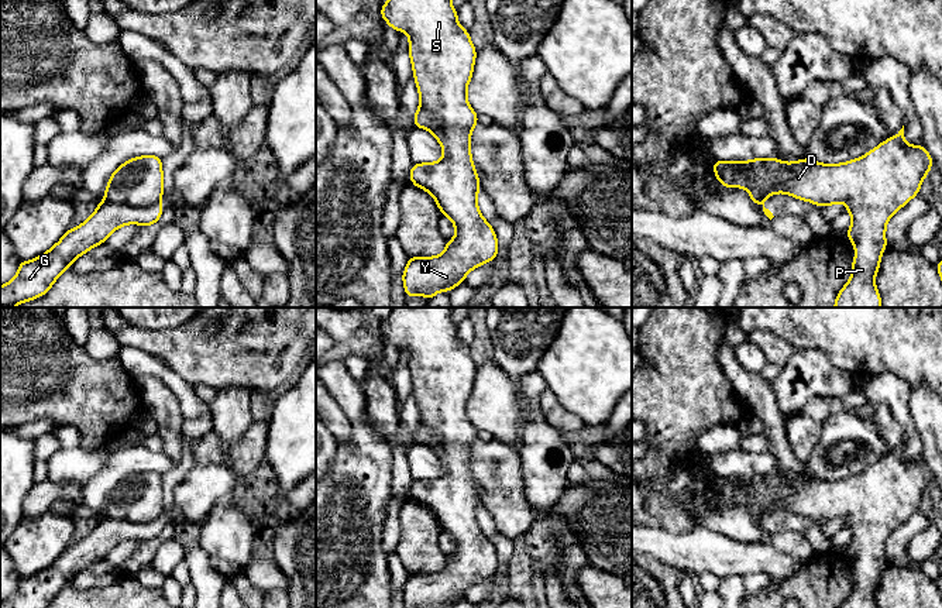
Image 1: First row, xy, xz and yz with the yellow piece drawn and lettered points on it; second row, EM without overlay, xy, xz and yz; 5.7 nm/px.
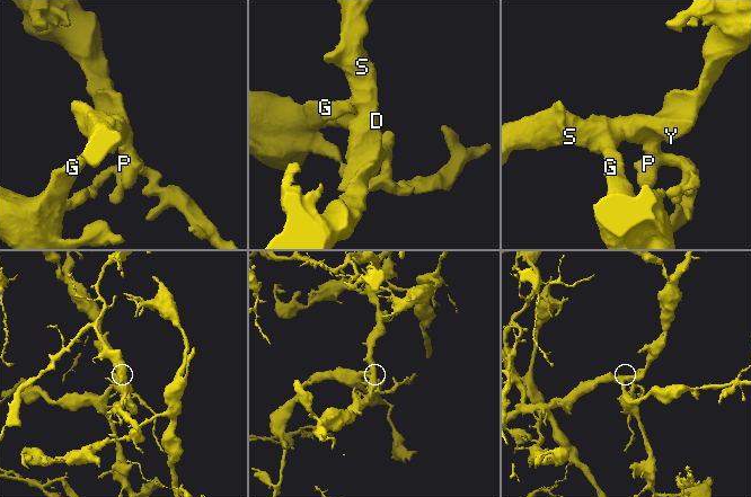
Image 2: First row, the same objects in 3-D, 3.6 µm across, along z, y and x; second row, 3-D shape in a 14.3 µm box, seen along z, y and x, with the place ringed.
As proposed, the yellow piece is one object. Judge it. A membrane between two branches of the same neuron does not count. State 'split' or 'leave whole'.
leave whole

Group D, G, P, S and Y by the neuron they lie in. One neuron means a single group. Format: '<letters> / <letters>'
D G P S Y

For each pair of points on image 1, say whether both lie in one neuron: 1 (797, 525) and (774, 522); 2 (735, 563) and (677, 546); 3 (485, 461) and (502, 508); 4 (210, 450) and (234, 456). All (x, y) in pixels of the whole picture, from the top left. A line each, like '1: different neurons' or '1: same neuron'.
1: same neuron
2: same neuron
3: same neuron
4: same neuron

